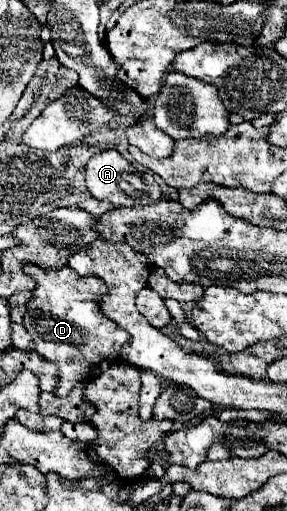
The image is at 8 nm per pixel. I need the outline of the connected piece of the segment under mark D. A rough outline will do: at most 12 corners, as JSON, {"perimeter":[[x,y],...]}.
{"perimeter":[[69,265],[37,283],[23,325],[61,367],[55,393],[105,371],[129,335],[101,313],[109,289]]}

